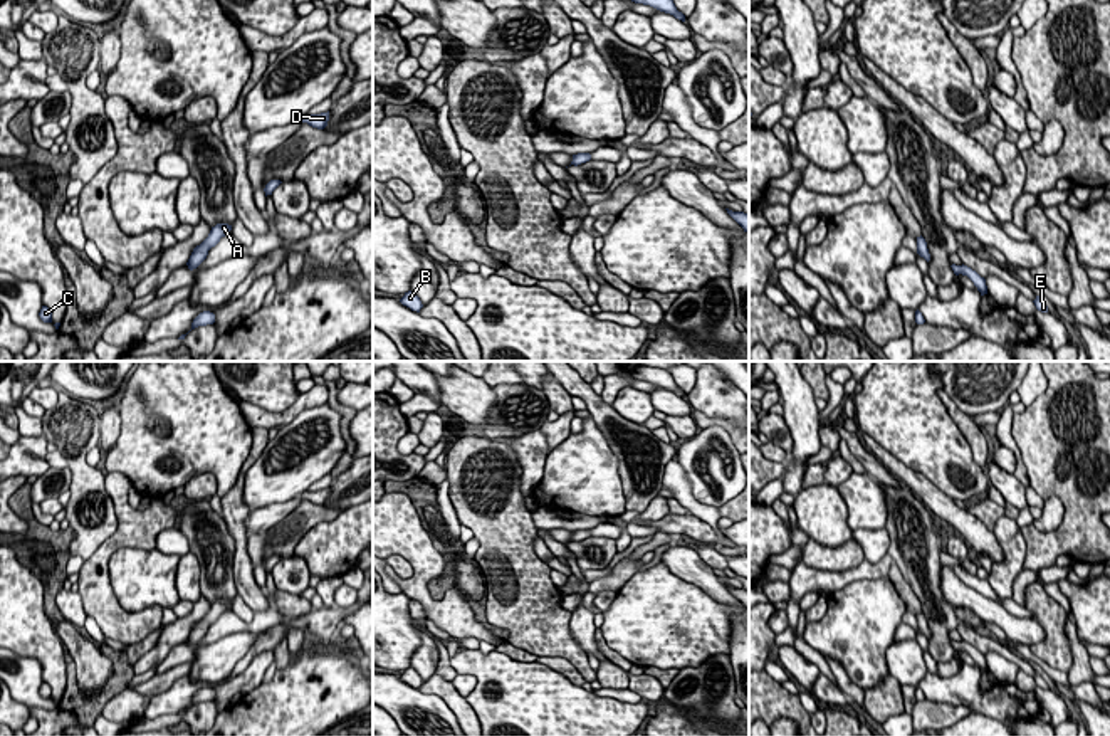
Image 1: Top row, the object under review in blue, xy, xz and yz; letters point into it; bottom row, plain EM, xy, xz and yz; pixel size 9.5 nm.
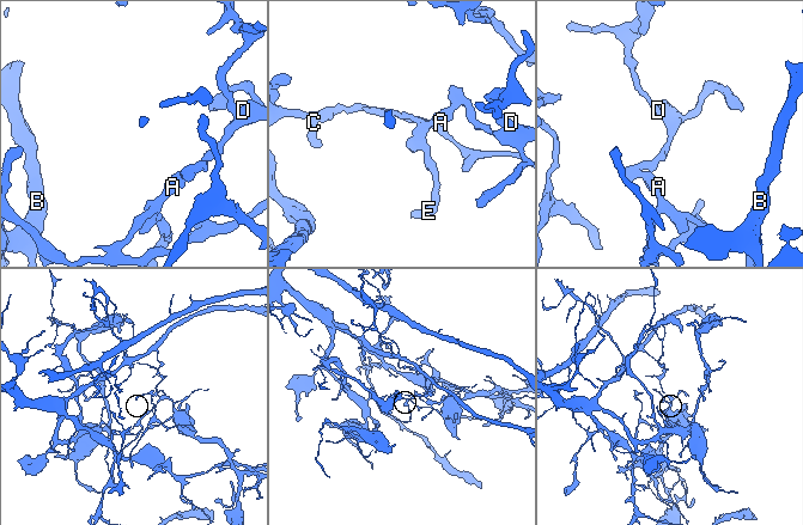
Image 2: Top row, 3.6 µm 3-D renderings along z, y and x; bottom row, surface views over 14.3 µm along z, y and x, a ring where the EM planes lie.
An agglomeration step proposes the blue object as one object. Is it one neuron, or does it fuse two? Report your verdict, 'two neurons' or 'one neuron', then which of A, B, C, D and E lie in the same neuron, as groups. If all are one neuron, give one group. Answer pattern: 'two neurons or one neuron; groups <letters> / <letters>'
two neurons; groups A D / B C E

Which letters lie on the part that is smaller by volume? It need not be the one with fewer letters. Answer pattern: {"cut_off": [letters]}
{"cut_off": ["A", "D"]}

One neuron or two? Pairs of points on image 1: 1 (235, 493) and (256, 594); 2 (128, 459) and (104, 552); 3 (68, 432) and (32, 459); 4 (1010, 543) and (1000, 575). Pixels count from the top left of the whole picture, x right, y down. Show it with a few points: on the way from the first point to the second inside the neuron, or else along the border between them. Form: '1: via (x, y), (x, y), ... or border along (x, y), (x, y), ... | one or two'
1: via (235, 518), (240, 536), (242, 568) | one
2: border along (108, 471), (118, 471), (131, 484) | two
3: border along (42, 436), (47, 442) | two
4: via (1010, 552), (1008, 567) | one

